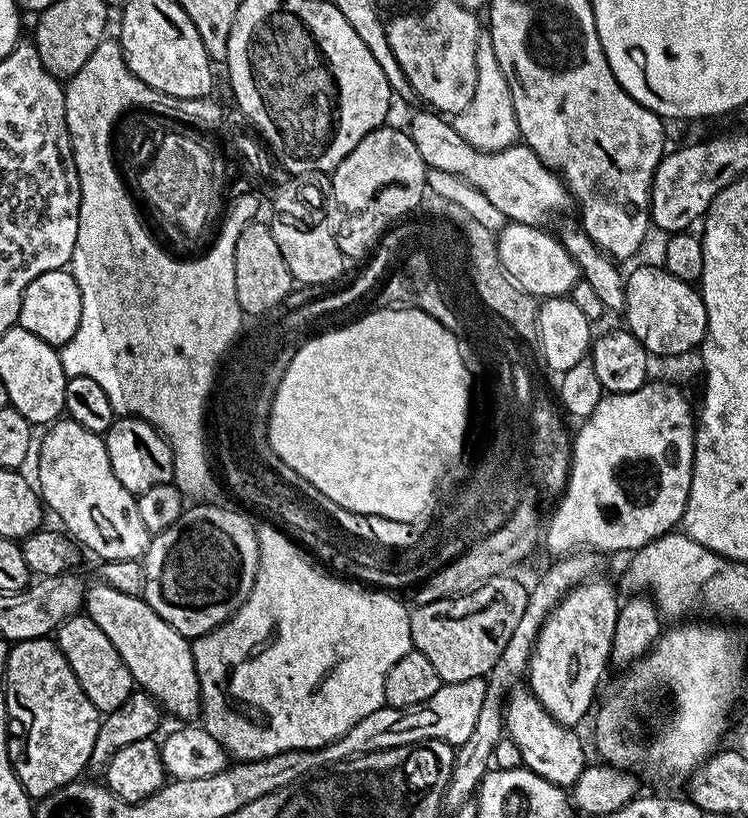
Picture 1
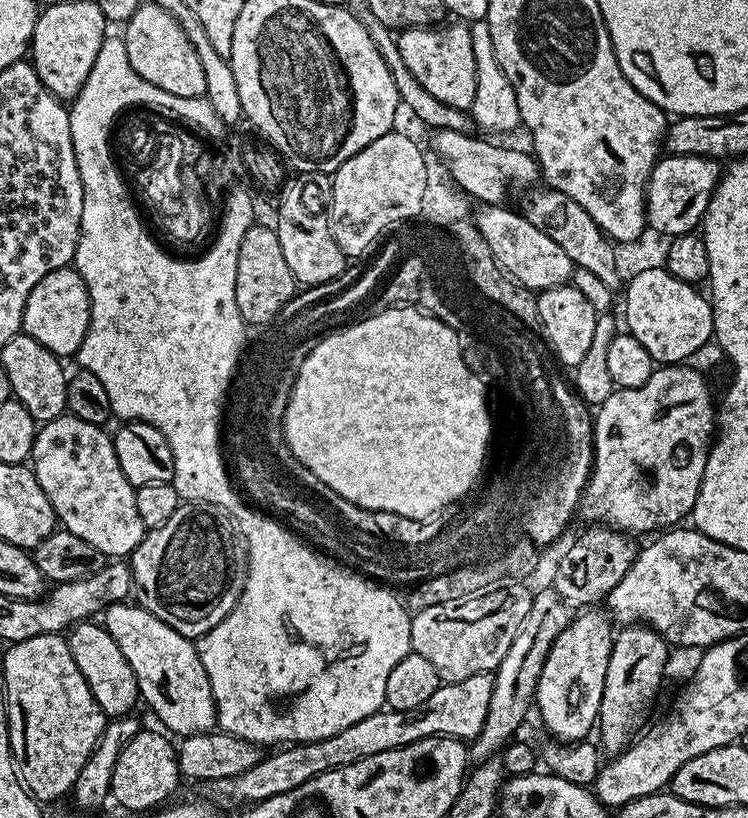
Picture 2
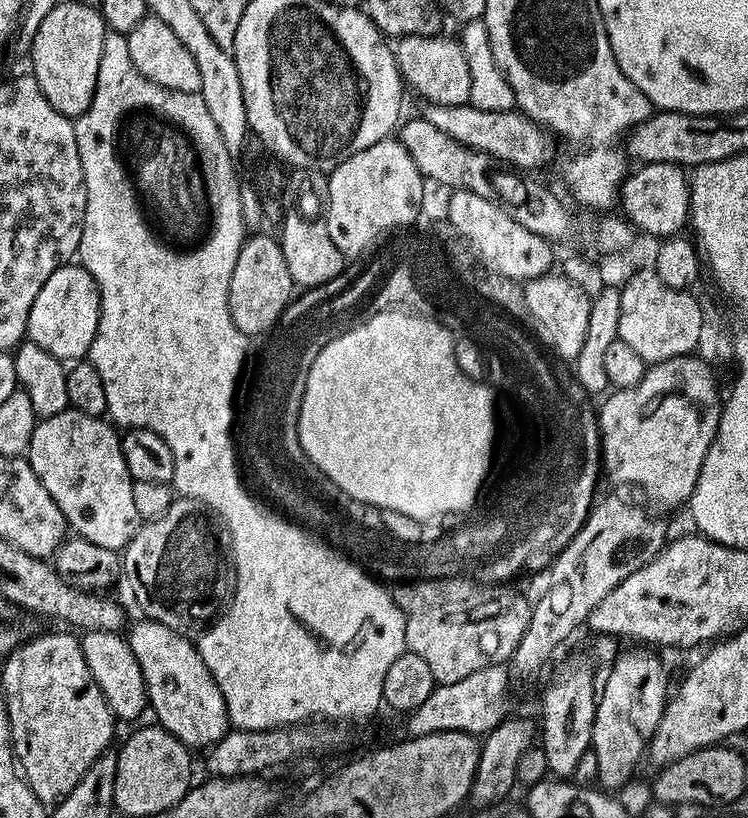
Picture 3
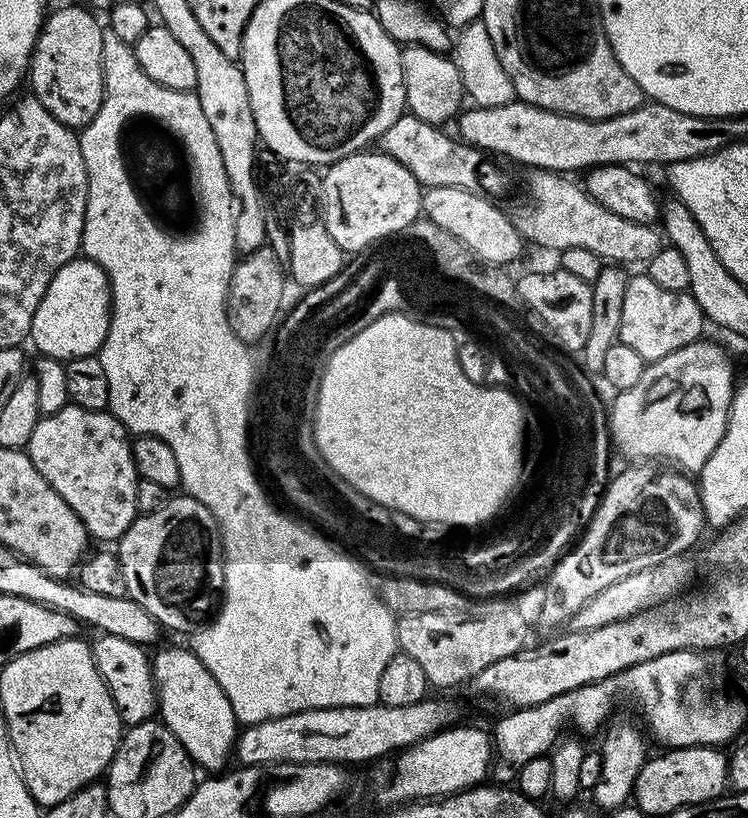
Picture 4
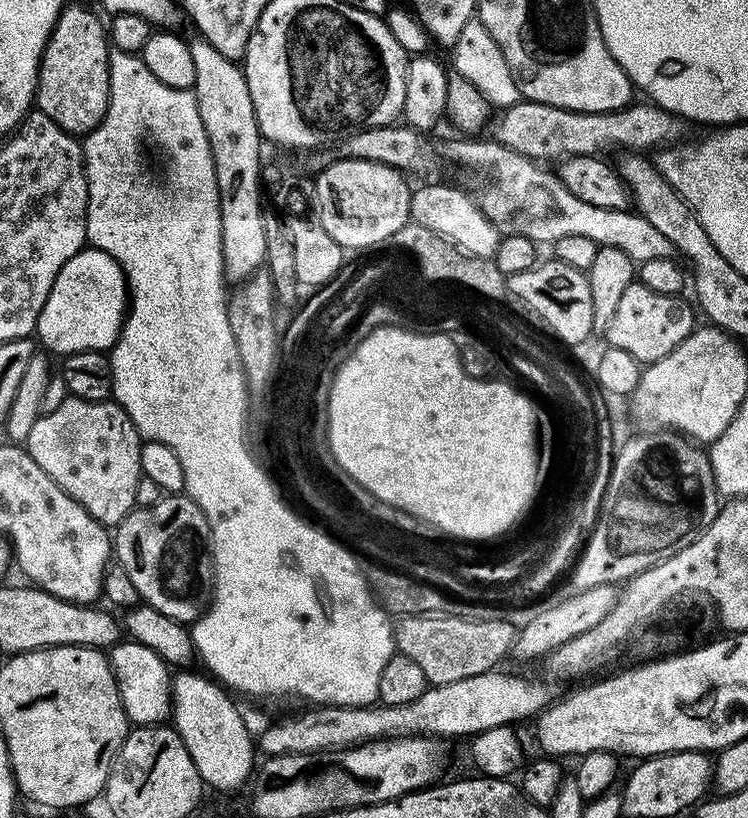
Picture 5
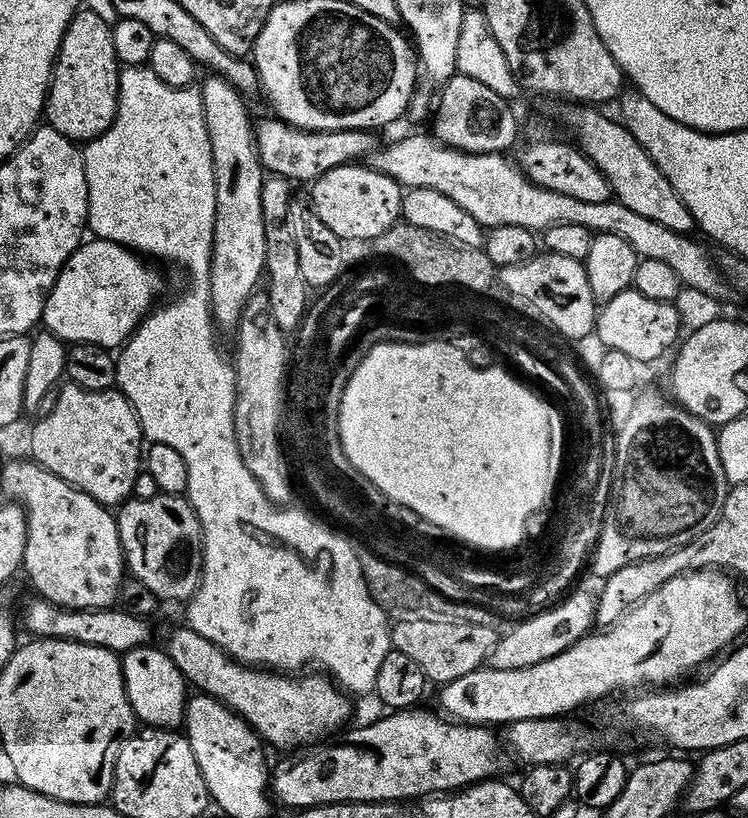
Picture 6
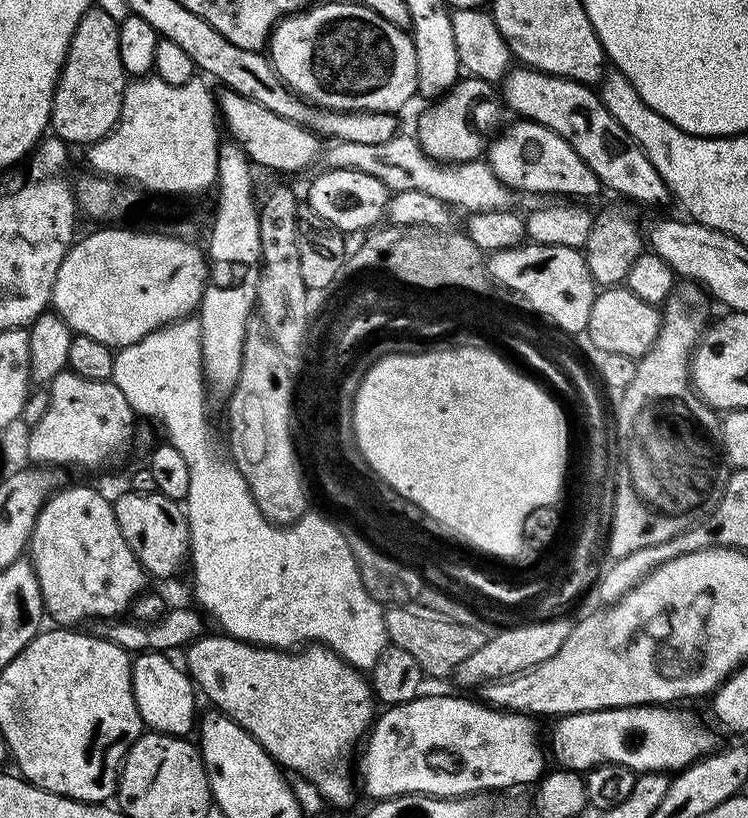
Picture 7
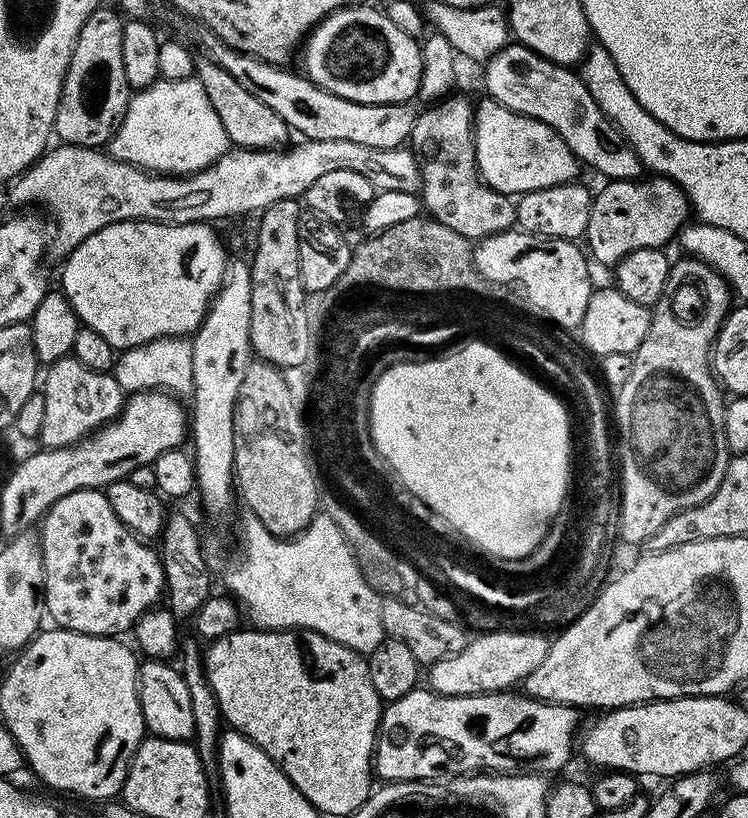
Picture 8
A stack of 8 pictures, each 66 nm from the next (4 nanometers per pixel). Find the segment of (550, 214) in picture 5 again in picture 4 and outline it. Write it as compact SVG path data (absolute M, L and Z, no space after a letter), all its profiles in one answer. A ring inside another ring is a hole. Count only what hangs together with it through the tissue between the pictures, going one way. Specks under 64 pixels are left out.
M533 171L532 175L532 200L528 200L520 208L520 213L514 216L516 228L520 231L521 237L532 244L537 244L540 248L556 248L563 250L566 248L585 248L594 254L598 254L600 259L611 262L616 266L629 266L628 264L647 265L654 254L662 246L662 236L659 231L655 232L652 224L639 224L630 222L626 218L618 218L606 206L602 206L597 200L593 200L583 187L571 184L567 175L558 172Z

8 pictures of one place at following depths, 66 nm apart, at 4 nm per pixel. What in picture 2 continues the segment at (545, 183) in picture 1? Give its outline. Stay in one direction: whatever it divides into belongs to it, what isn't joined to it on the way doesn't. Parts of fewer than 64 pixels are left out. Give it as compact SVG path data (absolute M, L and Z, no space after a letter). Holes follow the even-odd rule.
M437 129L433 134L432 146L444 162L451 178L449 179L479 203L501 205L508 186L525 191L539 179L539 164L529 151L492 144L471 133Z

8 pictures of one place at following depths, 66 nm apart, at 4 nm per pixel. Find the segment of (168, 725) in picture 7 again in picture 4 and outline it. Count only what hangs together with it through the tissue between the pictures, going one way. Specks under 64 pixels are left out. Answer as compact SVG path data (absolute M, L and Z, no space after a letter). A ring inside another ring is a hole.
M103 634L91 641L94 662L98 666L98 674L106 682L110 694L114 698L114 706L118 710L121 721L125 725L141 724L153 719L158 712L156 698L156 679L152 676L152 662L141 645L126 642L126 638L114 638Z

